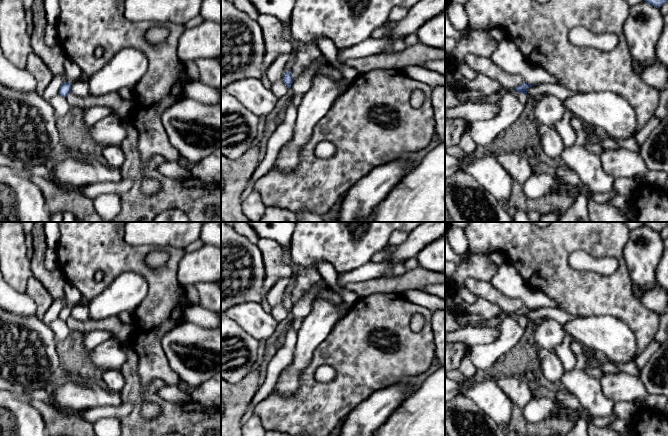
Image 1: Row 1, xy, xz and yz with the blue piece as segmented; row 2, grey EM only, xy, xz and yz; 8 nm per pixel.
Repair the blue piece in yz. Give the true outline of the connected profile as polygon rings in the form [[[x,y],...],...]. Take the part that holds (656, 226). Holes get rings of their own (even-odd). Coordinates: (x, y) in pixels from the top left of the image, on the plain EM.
[[[643,222],[643,224],[657,232],[668,226],[668,222]]]

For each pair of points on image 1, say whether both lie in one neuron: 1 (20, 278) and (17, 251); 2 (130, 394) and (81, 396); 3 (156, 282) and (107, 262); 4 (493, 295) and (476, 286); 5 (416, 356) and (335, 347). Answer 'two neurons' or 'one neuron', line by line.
1: one neuron
2: two neurons
3: one neuron
4: one neuron
5: one neuron

